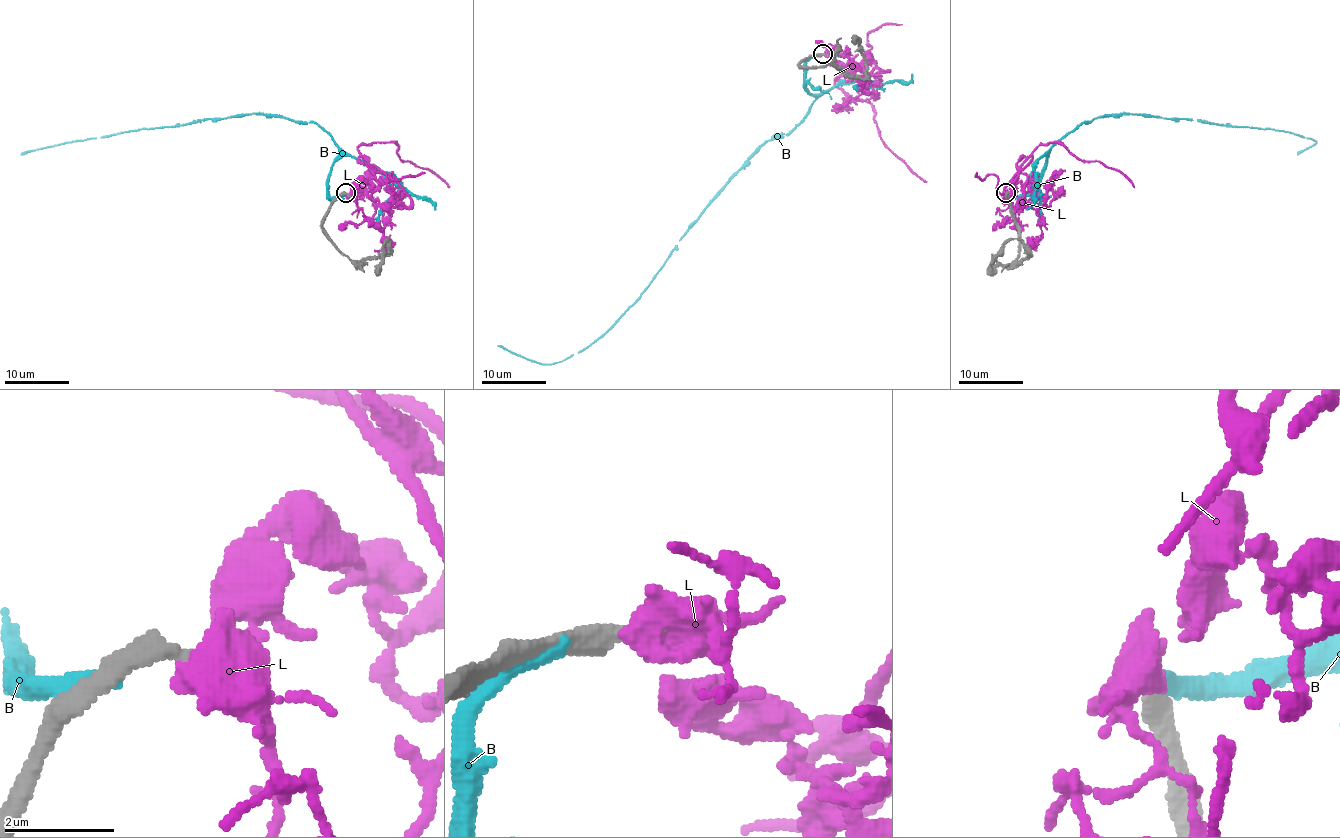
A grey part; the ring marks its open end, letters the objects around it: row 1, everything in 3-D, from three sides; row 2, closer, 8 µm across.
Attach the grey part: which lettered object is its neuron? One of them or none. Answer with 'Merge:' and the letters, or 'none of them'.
Merge: none of them

